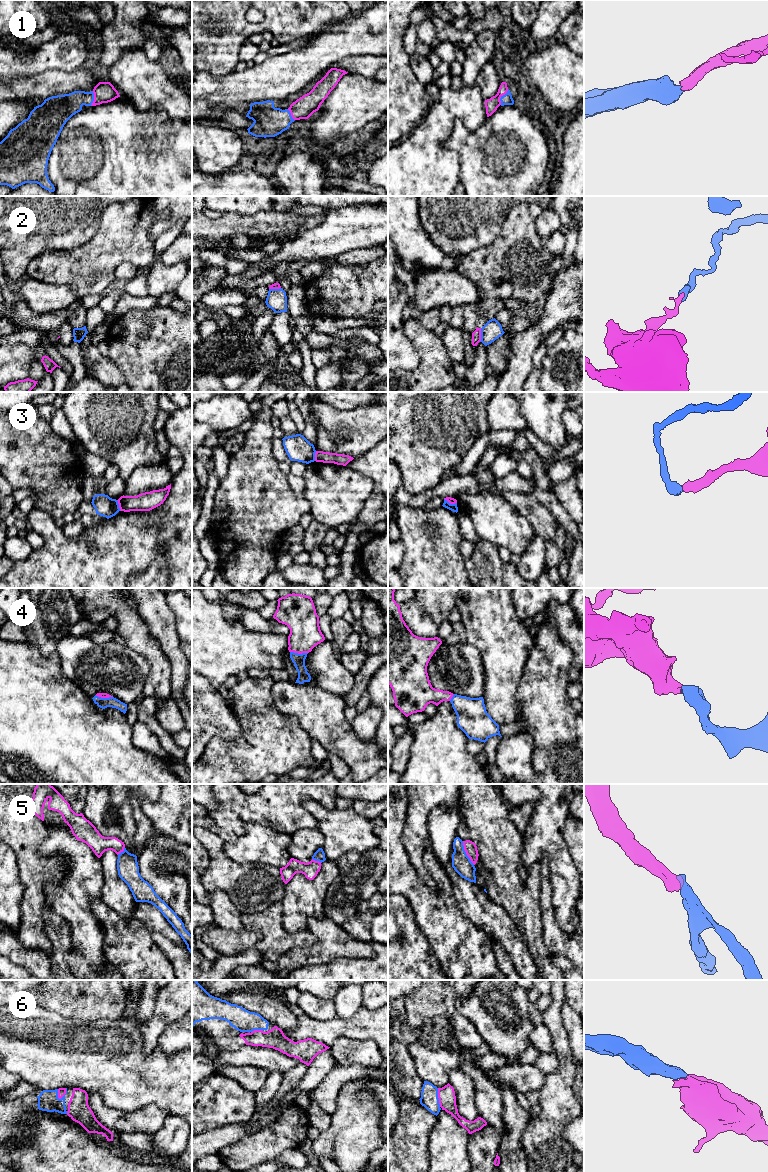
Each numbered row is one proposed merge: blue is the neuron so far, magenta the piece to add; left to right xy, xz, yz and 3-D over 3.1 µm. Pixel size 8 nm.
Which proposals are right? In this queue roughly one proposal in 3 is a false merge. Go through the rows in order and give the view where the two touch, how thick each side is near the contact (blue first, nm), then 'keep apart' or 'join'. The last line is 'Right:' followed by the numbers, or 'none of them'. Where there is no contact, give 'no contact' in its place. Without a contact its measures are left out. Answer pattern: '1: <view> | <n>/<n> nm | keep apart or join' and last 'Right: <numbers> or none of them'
1: yz | 90/100 nm | join
2: yz | 160/80 nm | keep apart
3: xy | 160/150 nm | keep apart
4: xz | 100/240 nm | join
5: yz | 150/100 nm | join
6: xy | 170/60 nm | join
Right: 1, 4, 5, 6

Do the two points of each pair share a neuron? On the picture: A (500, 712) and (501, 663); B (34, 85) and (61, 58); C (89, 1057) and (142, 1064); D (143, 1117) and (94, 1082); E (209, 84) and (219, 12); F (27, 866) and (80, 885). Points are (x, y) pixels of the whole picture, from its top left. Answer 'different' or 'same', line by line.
A: same
B: different
C: same
D: different
E: different
F: different

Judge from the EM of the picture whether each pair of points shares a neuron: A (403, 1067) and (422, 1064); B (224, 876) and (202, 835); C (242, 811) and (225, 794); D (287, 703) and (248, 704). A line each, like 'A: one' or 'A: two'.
A: two
B: one
C: two
D: two

